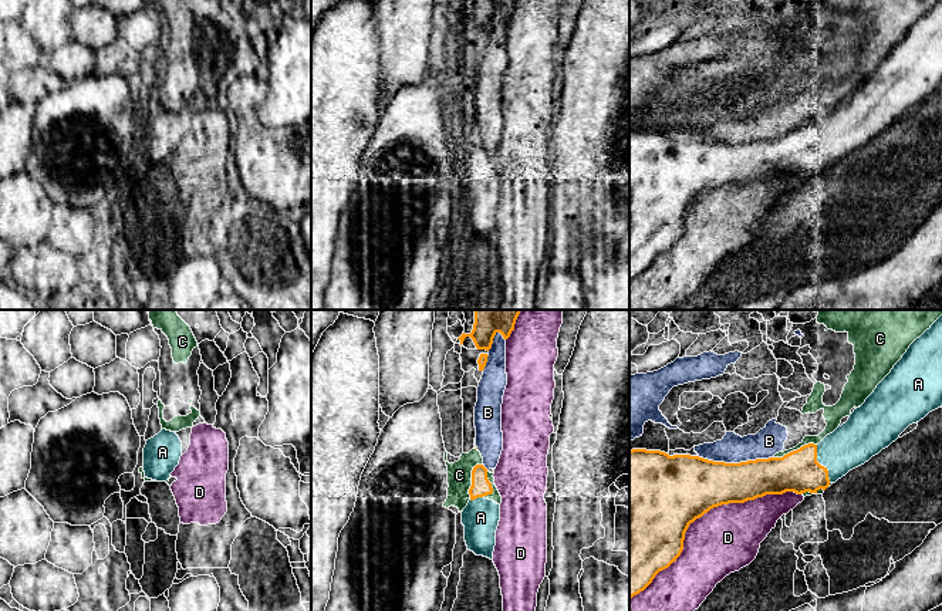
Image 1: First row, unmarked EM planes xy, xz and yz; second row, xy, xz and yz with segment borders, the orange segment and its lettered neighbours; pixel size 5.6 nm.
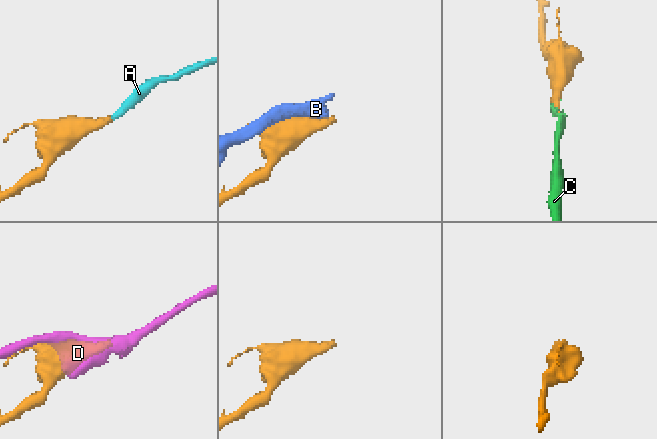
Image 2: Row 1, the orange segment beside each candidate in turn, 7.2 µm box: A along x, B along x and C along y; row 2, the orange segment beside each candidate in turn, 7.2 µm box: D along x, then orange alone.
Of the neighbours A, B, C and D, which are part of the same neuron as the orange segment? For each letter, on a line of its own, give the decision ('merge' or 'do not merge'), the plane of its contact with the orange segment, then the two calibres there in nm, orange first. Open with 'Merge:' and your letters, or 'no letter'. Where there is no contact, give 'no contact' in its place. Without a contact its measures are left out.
Merge: A
A: merge; contact in yz; calibres 240 and 260 nm
B: do not merge; contact in yz; calibres 320 and 160 nm
C: do not merge; contact in yz; calibres 240 and 60 nm
D: do not merge; contact in yz; calibres 440 and 380 nm

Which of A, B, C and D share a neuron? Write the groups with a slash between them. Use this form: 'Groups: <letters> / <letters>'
Groups: A / B C / D

